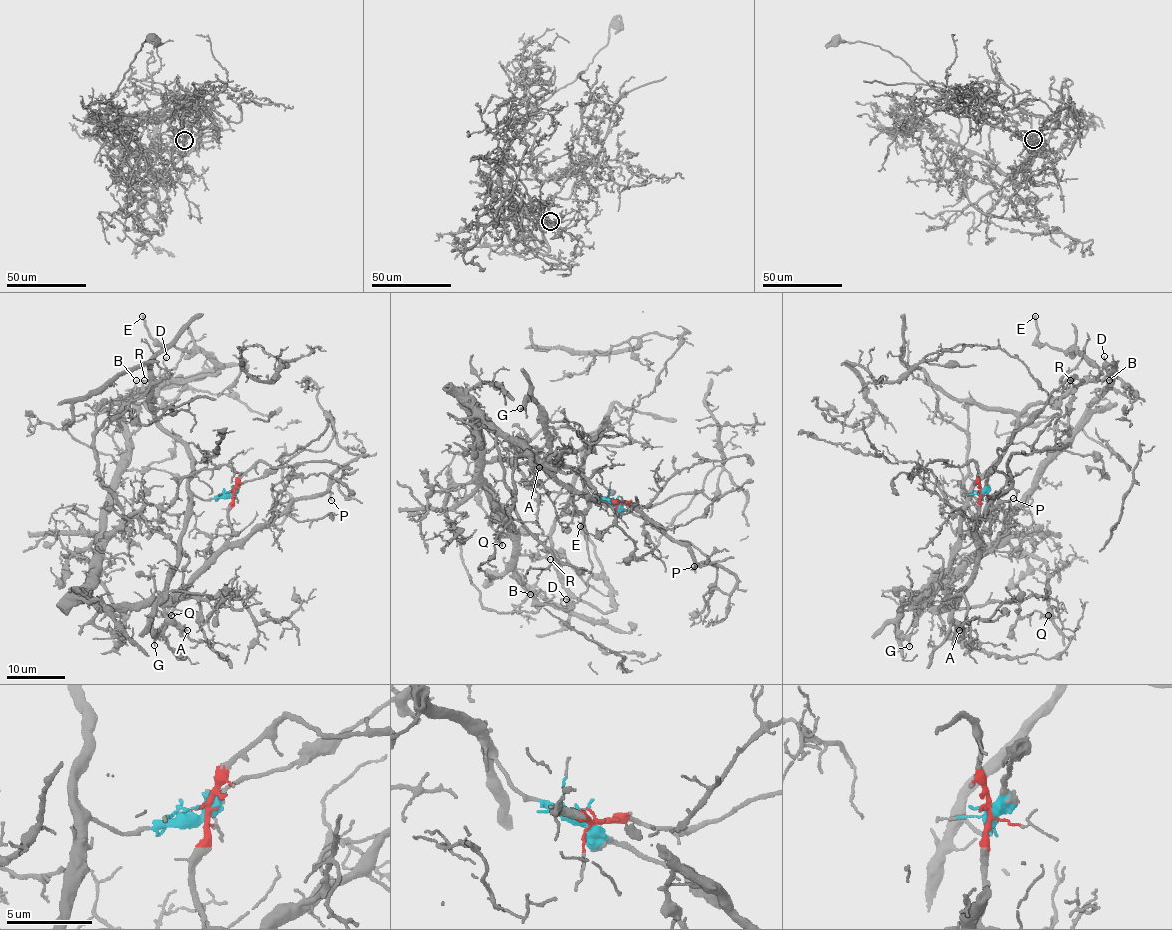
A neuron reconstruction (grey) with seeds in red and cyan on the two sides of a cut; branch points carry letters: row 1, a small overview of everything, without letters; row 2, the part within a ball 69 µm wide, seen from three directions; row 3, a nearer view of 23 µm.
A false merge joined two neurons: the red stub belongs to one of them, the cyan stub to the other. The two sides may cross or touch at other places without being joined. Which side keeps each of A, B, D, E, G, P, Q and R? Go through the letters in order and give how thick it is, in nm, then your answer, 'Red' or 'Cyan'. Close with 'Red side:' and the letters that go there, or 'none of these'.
A: Thickness 160 nm. Red
B: Thickness 120 nm. Red
D: Thickness 140 nm. Red
E: Thickness 280 nm. Cyan
G: Thickness 140 nm. Cyan
P: Thickness 90 nm. Red
Q: Thickness 160 nm. Red
R: Thickness 140 nm. Red
Red side: A, B, D, P, Q, R

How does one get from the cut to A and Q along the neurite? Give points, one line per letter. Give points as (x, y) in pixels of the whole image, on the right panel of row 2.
A: (977, 490), (981, 492), (981, 550), (976, 569), (951, 609), (950, 615), (958, 623), (960, 630)
Q: (977, 490), (981, 492), (979, 563), (948, 606), (1014, 601), (1023, 617), (1036, 612), (1049, 614)

